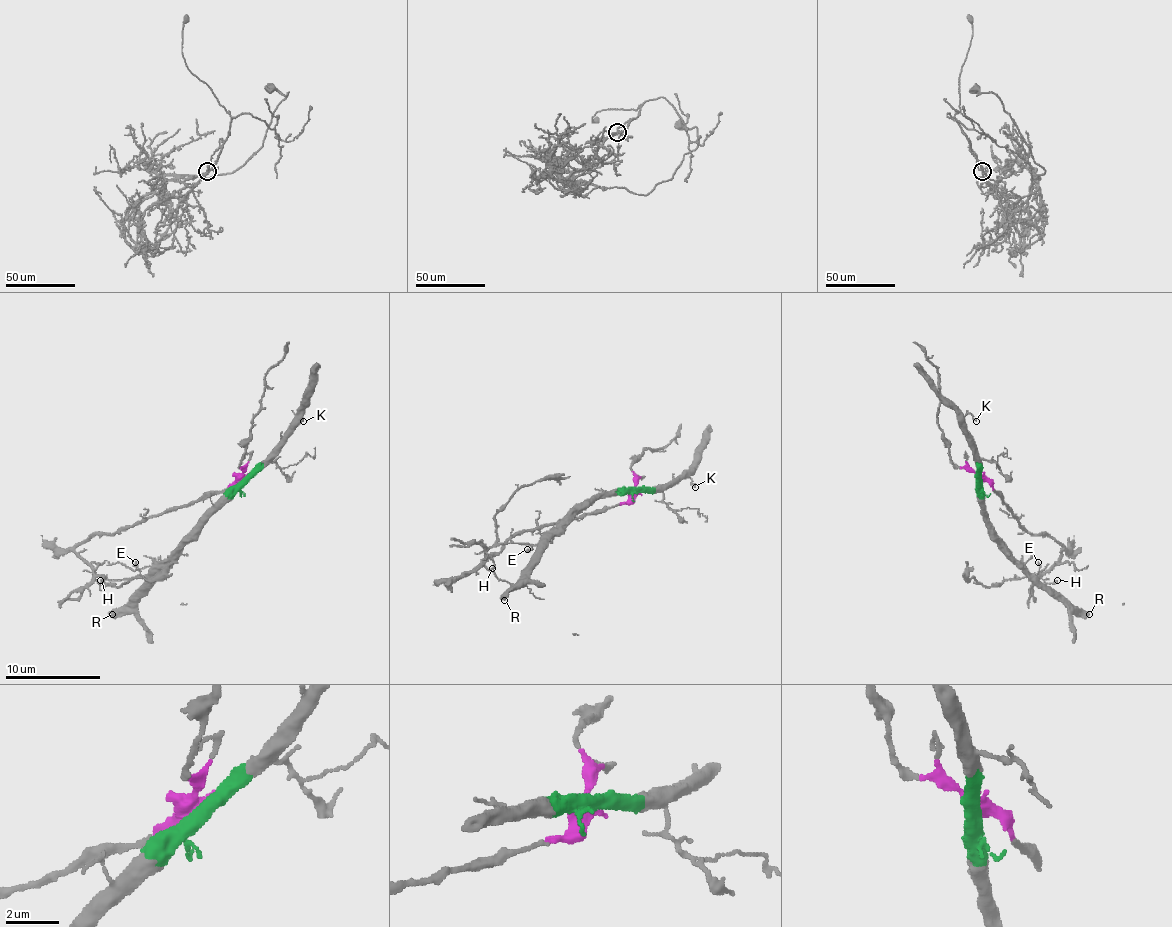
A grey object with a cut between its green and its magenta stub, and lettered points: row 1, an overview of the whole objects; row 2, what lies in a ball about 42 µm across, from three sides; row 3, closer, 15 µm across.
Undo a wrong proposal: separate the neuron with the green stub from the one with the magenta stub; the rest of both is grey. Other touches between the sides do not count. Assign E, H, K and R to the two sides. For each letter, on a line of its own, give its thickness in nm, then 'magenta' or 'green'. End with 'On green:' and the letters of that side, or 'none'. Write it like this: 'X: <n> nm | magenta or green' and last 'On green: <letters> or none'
E: 160 nm | green
H: 140 nm | magenta
K: 120 nm | green
R: 460 nm | green
On green: E, K, R

